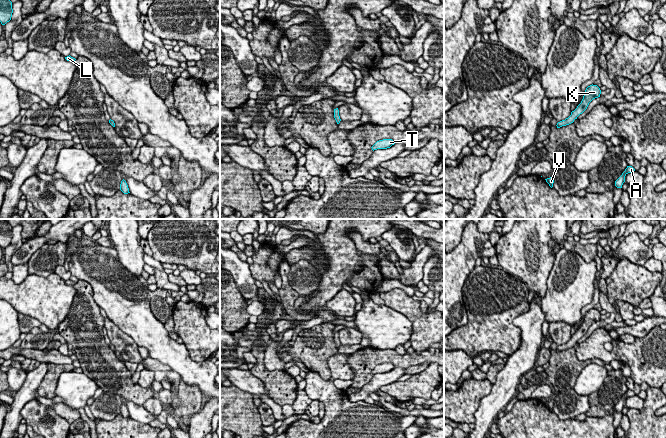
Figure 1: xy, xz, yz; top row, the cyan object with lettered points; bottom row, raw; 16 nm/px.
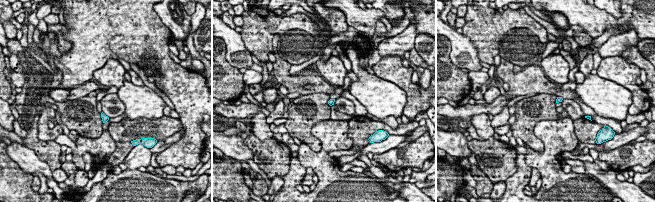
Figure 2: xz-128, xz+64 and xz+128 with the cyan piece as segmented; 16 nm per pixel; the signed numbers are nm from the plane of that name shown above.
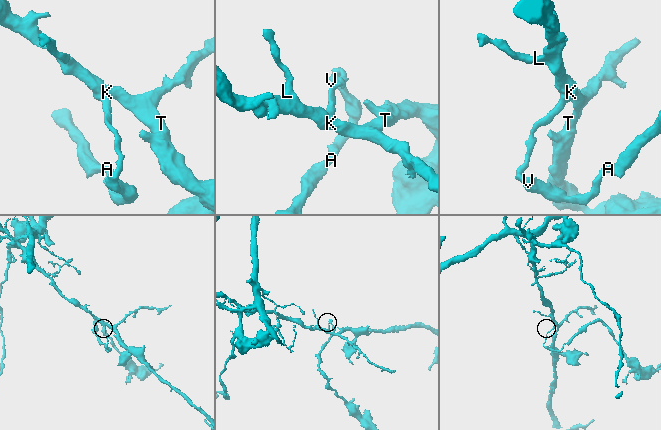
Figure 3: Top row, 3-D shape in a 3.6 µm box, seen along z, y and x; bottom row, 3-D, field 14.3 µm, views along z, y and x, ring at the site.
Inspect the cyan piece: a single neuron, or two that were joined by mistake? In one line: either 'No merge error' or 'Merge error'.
Merge error

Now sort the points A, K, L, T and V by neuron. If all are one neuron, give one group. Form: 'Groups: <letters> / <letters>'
Groups: A V / K L T

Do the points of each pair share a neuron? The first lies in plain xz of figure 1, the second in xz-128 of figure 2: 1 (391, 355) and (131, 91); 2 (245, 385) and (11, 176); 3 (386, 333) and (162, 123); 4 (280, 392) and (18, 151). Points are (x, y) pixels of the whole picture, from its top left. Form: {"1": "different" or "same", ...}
{"1": "different", "2": "different", "3": "different", "4": "different"}

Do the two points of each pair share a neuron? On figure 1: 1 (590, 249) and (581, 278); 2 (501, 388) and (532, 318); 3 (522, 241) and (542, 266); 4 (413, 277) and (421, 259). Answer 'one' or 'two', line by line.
1: two
2: one
3: one
4: one

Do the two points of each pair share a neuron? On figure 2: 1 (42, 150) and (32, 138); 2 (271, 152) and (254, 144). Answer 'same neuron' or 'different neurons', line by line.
1: same neuron
2: same neuron

